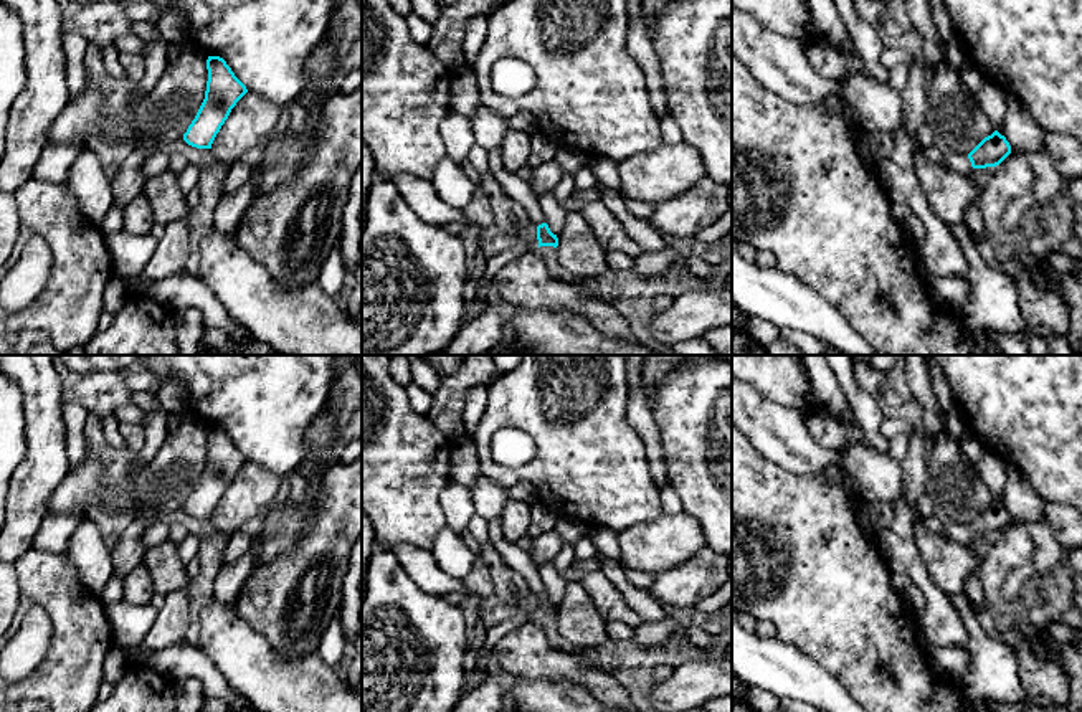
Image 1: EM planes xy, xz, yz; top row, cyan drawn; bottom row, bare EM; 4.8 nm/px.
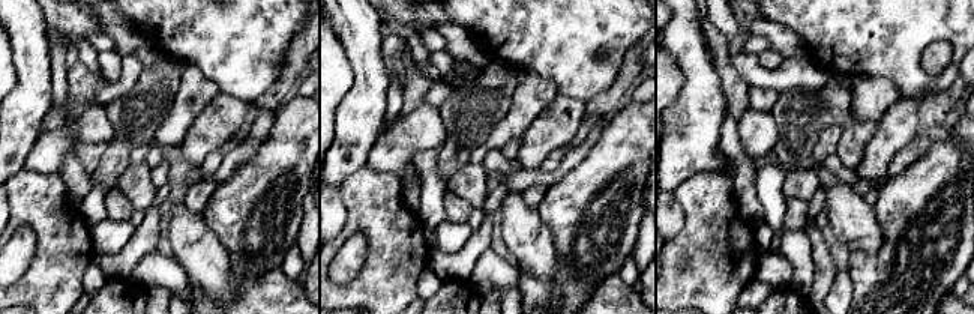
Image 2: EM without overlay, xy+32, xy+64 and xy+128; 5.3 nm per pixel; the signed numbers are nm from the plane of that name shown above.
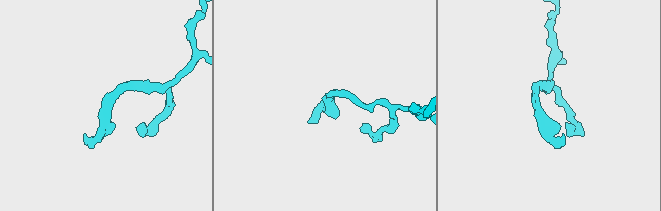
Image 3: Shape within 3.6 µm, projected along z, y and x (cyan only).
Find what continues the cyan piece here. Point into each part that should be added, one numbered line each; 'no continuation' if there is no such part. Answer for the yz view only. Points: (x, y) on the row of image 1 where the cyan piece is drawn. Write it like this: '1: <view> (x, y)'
1: yz (958, 164)

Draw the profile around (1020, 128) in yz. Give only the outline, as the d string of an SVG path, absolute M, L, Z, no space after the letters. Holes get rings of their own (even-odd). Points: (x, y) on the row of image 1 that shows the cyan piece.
M1008 96L1006 116L994 131L1006 137L1013 152L1044 149L1044 131L1014 96Z

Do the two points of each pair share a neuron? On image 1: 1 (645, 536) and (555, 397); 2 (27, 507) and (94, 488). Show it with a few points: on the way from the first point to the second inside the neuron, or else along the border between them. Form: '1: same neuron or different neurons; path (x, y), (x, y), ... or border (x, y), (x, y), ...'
1: different neurons; border (663, 512), (651, 521), (635, 522), (618, 532)
2: different neurons; border (70, 469), (55, 489), (48, 503), (48, 512)

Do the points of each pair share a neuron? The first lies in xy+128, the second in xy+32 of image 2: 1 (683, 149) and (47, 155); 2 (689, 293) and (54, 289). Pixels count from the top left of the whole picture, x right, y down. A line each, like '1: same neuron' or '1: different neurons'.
1: different neurons
2: same neuron

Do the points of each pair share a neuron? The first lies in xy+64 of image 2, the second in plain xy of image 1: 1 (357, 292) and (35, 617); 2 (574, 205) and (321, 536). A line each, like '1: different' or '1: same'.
1: different
2: same

